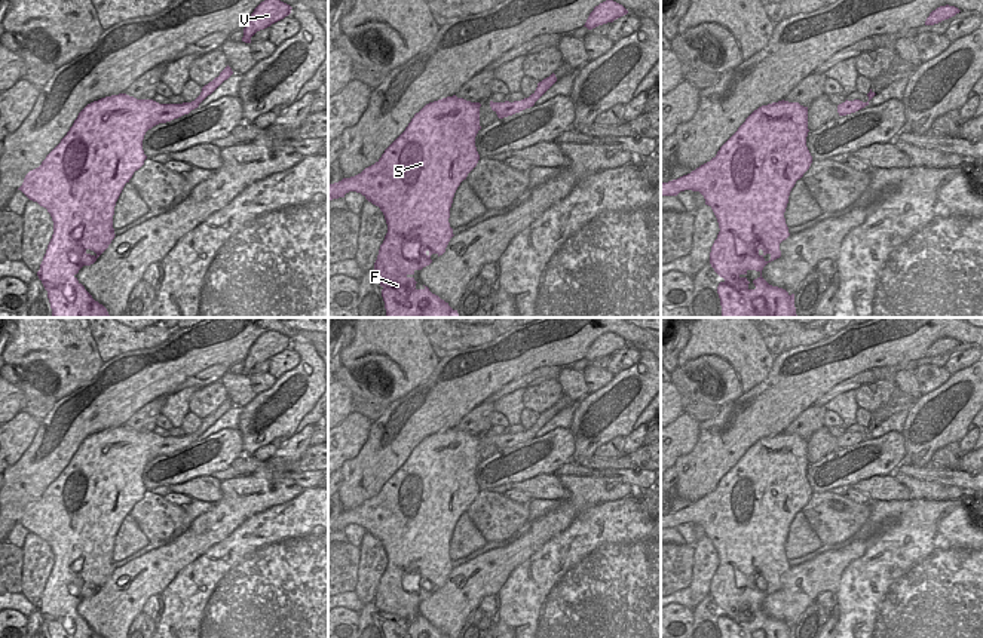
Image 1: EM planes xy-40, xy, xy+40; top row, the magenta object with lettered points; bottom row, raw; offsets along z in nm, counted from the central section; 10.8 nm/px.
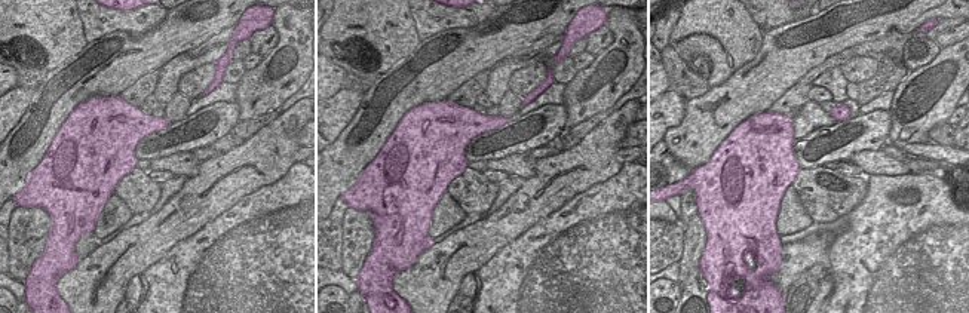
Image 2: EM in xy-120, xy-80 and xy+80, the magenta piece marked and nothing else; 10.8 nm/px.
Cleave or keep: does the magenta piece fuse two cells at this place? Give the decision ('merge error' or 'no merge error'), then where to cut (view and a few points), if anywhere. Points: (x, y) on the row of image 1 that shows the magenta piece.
no merge error; no cut

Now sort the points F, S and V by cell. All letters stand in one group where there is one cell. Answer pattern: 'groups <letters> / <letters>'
groups F S V

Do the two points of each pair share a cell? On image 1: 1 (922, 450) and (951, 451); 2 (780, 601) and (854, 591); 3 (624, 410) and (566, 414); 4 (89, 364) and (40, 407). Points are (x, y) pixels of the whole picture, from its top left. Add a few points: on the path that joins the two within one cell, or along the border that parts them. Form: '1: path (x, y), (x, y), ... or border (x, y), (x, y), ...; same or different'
1: border (958, 441), (940, 447), (930, 459); different
2: border (853, 561), (844, 570), (839, 588), (835, 592); different
3: border (576, 404), (569, 428); different
4: border (52, 393), (57, 401); different

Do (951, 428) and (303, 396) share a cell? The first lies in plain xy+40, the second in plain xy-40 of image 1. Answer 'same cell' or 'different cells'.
same cell

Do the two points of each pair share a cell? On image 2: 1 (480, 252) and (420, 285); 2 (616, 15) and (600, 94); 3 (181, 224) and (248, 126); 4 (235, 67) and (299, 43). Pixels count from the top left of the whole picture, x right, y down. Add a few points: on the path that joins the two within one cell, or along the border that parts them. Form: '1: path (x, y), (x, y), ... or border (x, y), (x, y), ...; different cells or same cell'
1: path (465, 263), (447, 281), (435, 281); same cell
2: path (619, 34), (619, 45), (612, 61), (612, 74); same cell
3: border (275, 119), (245, 140); different cells
4: border (245, 71), (238, 83); different cells

